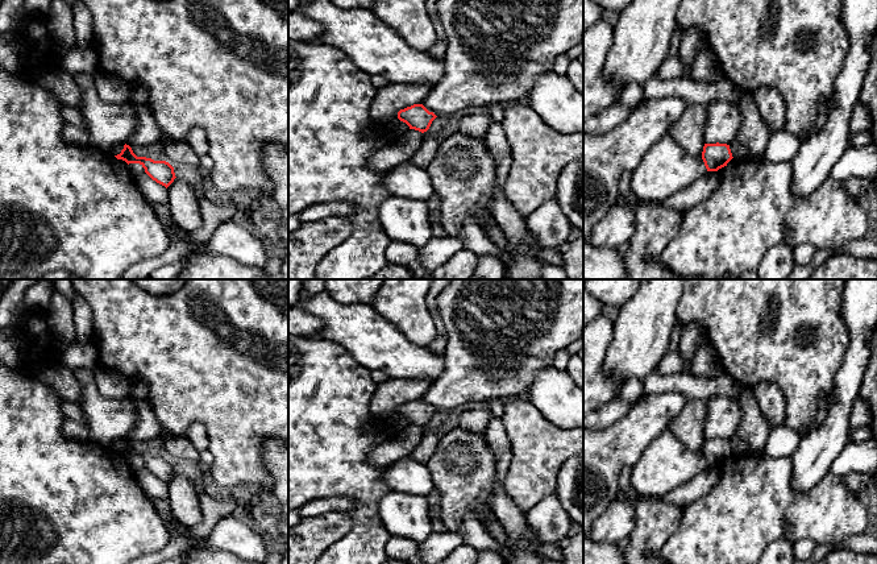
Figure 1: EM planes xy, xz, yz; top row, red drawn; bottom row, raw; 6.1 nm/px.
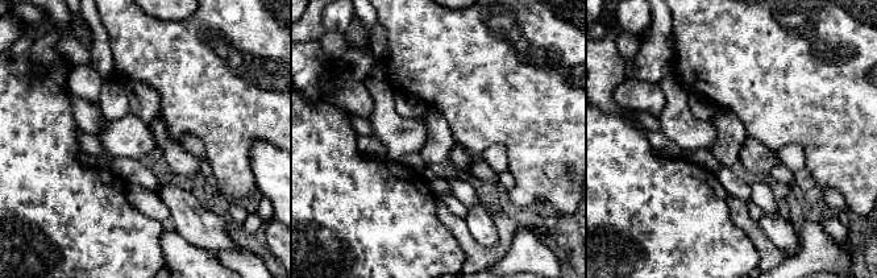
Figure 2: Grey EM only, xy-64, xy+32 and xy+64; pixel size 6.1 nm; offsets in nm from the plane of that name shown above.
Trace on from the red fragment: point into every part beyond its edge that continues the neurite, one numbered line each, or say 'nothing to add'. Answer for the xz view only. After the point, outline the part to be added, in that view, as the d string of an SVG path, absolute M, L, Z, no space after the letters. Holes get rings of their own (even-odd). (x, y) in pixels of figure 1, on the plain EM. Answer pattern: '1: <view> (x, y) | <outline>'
nothing to add

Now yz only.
nothing to add

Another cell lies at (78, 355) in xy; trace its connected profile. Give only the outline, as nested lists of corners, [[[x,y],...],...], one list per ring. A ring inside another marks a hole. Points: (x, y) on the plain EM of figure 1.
[[[93,340],[71,343],[59,357],[59,361],[70,370],[88,368],[93,370],[97,361],[97,348]]]

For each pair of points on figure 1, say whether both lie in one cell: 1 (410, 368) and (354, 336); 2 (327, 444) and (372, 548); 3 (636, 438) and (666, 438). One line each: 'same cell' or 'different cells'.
1: same cell
2: same cell
3: different cells

